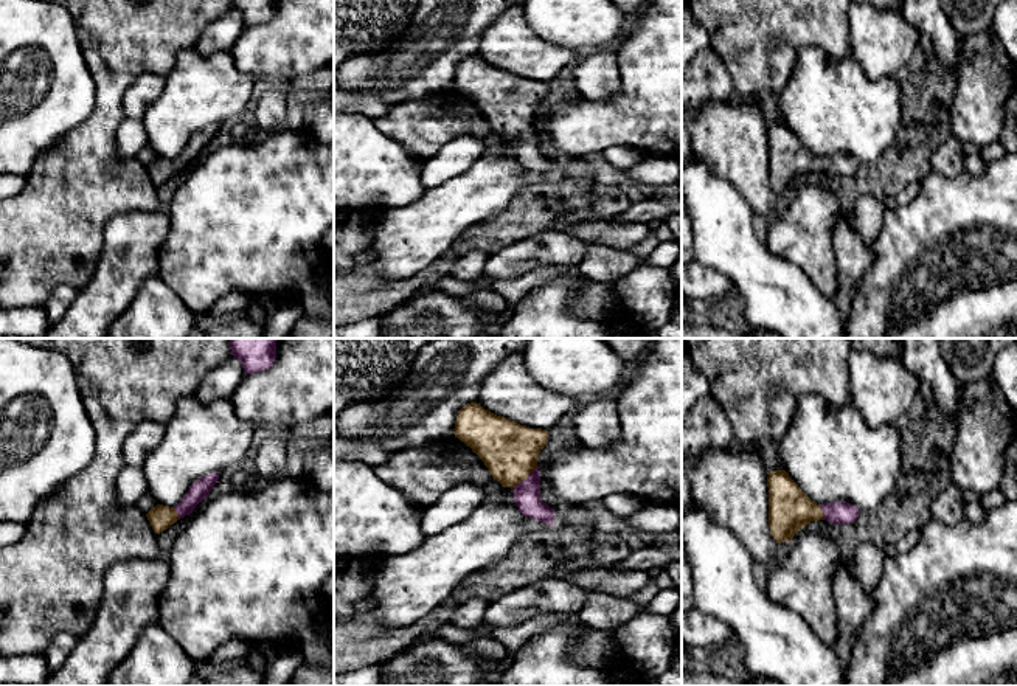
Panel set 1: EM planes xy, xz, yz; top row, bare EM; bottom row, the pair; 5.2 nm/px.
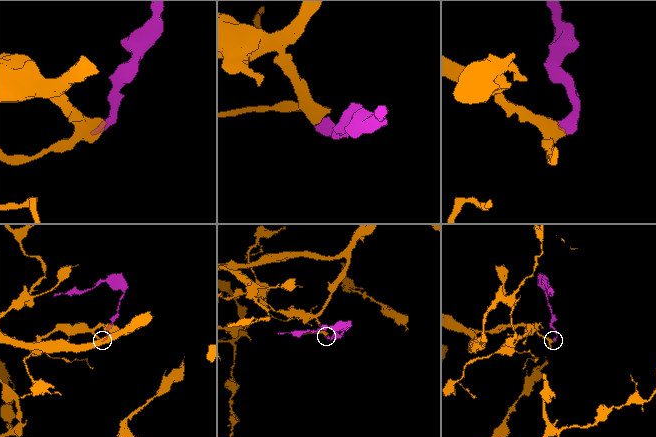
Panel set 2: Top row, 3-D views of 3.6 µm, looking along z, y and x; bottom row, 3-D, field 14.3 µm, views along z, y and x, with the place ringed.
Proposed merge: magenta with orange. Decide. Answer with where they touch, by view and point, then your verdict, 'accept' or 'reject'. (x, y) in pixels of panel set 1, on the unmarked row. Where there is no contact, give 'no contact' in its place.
meets magenta in xz at (524, 132); accept

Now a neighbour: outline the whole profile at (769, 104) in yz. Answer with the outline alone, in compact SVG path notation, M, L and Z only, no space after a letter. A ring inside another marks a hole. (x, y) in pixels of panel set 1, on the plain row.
M759 93L759 95L733 95L733 101L741 101L744 104L756 106L765 116L765 120L772 123L784 123L784 115L781 110L781 95L776 93Z

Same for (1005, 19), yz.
M1005 0L998 5L991 29L1017 64L1017 0Z

